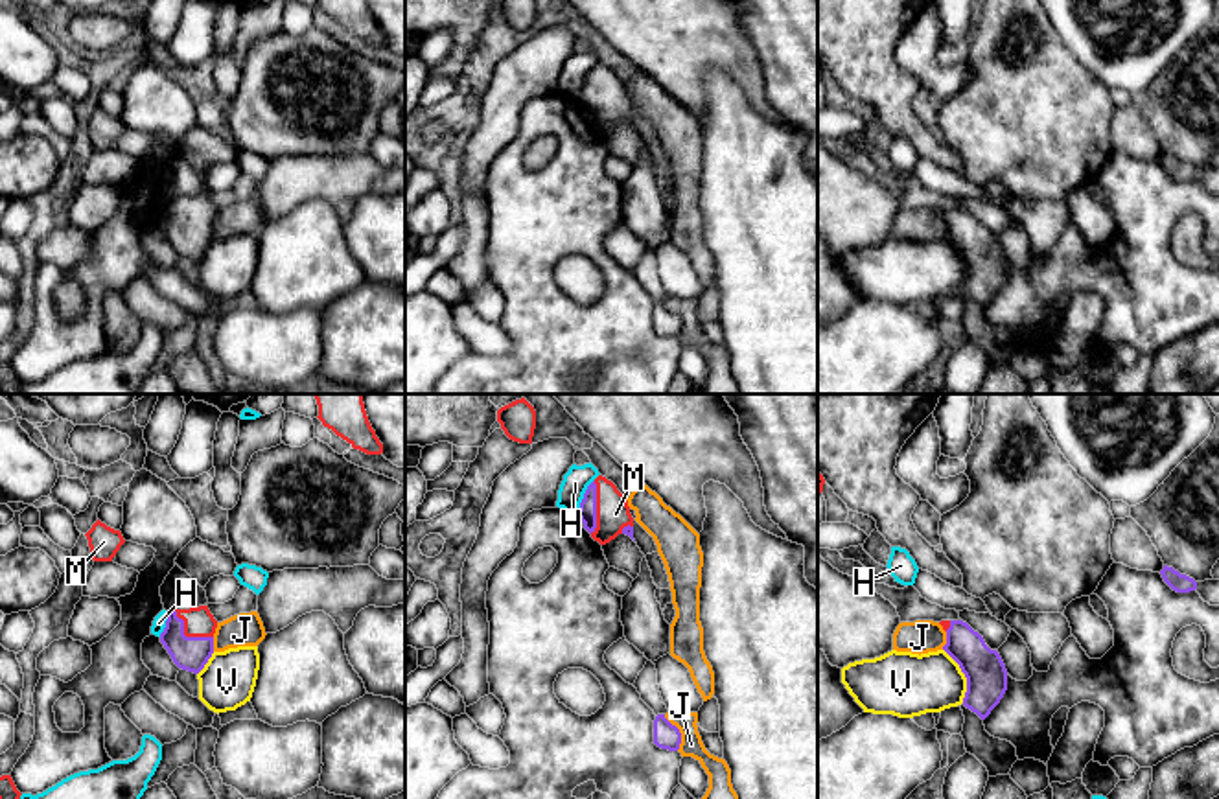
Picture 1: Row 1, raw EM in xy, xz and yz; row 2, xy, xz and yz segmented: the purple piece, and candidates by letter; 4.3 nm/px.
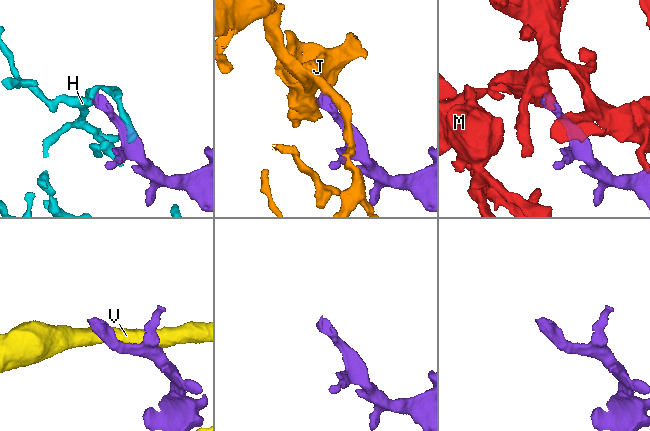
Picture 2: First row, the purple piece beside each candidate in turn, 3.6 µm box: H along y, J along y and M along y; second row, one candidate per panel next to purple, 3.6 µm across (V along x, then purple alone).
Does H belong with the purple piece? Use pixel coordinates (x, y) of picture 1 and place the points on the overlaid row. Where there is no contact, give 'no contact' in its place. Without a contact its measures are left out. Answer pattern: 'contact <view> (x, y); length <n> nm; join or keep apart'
contact xz (584, 497); length 180 nm; keep apart

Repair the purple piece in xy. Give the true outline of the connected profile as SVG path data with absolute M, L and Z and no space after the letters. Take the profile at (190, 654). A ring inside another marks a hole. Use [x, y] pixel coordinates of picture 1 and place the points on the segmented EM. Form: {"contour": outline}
{"contour": "M208 606L173 609L168 611L160 643L179 668L199 674L214 654L215 628Z"}

